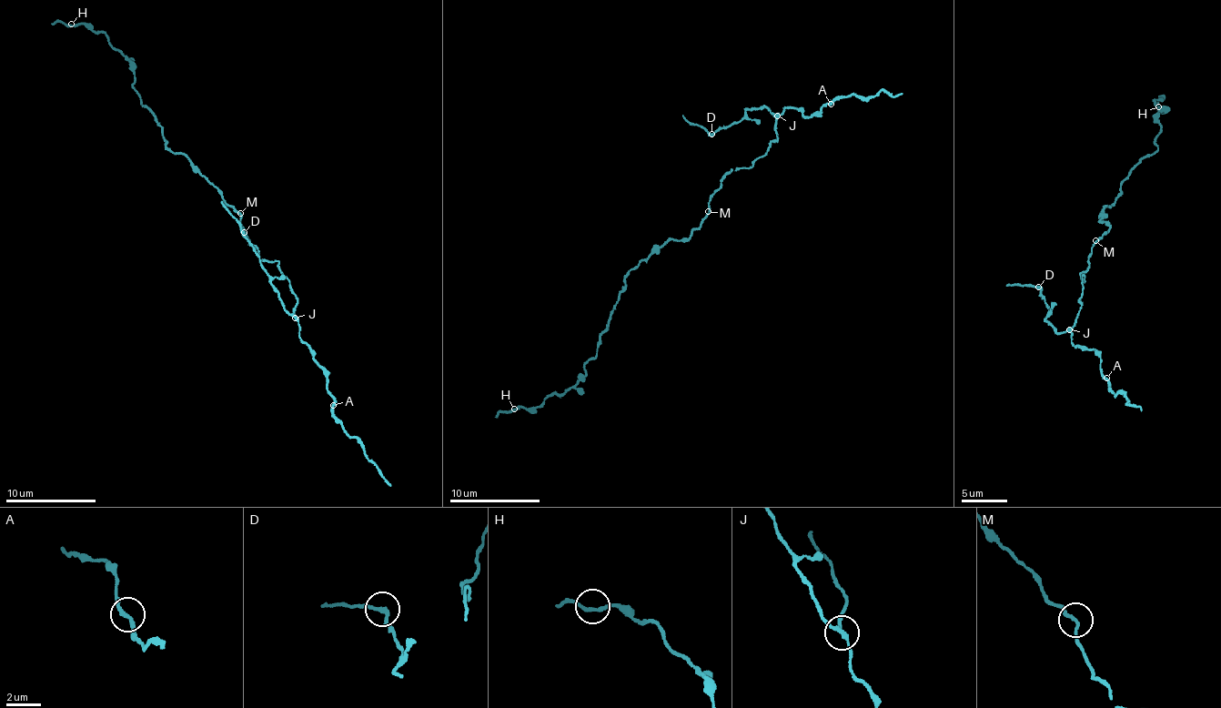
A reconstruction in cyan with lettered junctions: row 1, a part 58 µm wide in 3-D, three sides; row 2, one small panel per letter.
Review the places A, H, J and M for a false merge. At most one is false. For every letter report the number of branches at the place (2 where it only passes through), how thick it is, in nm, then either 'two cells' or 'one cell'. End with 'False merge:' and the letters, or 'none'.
A: 2 branches meet; 220 nm thick; one cell
H: 2 branches meet; 200 nm thick; one cell
J: 3 branches meet; 180 nm thick; two cells
M: 2 branches meet; 160 nm thick; one cell
False merge: J

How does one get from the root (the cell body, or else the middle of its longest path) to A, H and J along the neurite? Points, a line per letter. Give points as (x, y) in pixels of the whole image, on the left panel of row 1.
A: (240, 215), (248, 244), (260, 259), (278, 263), (290, 284), (298, 334), (327, 379), (333, 405)
H: (240, 215), (225, 204), (189, 158), (166, 148), (163, 126), (133, 88), (130, 60), (104, 33), (71, 24)
J: (240, 215), (248, 244), (256, 247), (260, 259), (278, 263), (290, 284), (297, 300), (295, 318)

